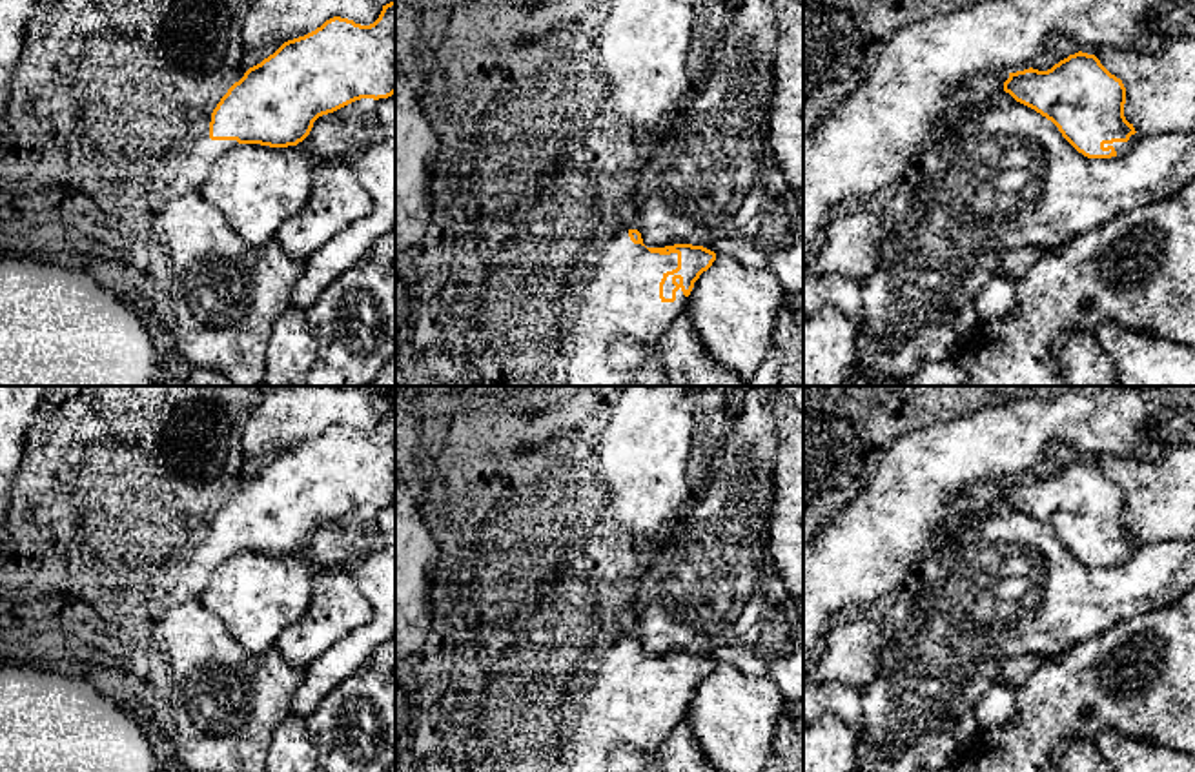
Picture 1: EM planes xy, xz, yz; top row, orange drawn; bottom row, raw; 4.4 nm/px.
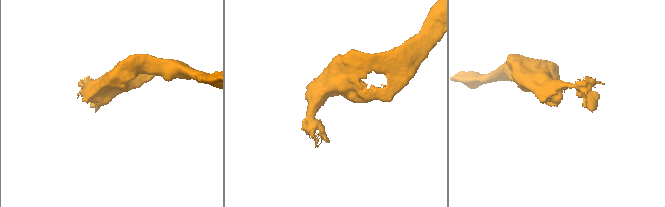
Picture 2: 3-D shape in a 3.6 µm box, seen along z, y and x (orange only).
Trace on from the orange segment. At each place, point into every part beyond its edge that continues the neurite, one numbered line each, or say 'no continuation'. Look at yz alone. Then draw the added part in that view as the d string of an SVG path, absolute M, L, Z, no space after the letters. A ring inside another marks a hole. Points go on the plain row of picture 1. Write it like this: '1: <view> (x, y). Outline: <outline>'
1: yz (1121, 556). Outline: M1135 541L1129 544L1128 550L1113 550L1113 552L1104 552L1104 555L1113 554L1118 563L1126 563L1128 559L1131 559L1144 544L1140 541Z

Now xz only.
1: xz (622, 705). Outline: M638 630L612 646L598 663L590 686L583 692L583 716L576 721L576 754L568 757L568 772L608 772L616 747L639 752L641 772L659 772L659 748L685 717L681 696L674 710L659 706L659 690L678 676L678 661L650 661L628 645Z

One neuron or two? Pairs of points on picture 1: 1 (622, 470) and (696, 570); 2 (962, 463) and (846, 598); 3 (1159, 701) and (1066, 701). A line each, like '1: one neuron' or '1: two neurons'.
1: two neurons
2: one neuron
3: one neuron

